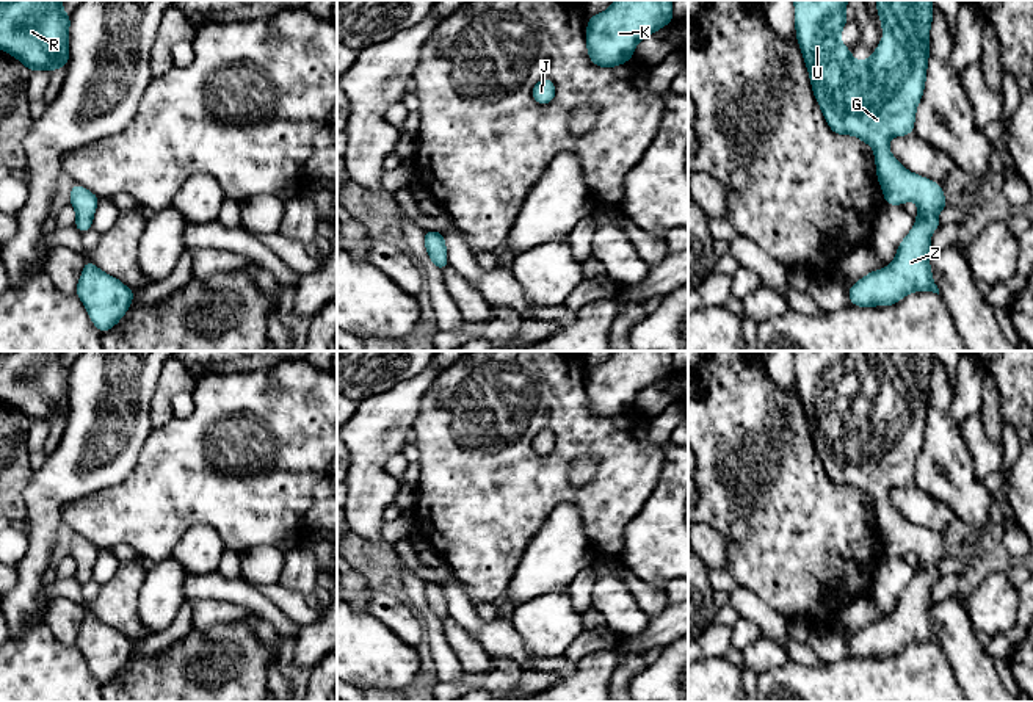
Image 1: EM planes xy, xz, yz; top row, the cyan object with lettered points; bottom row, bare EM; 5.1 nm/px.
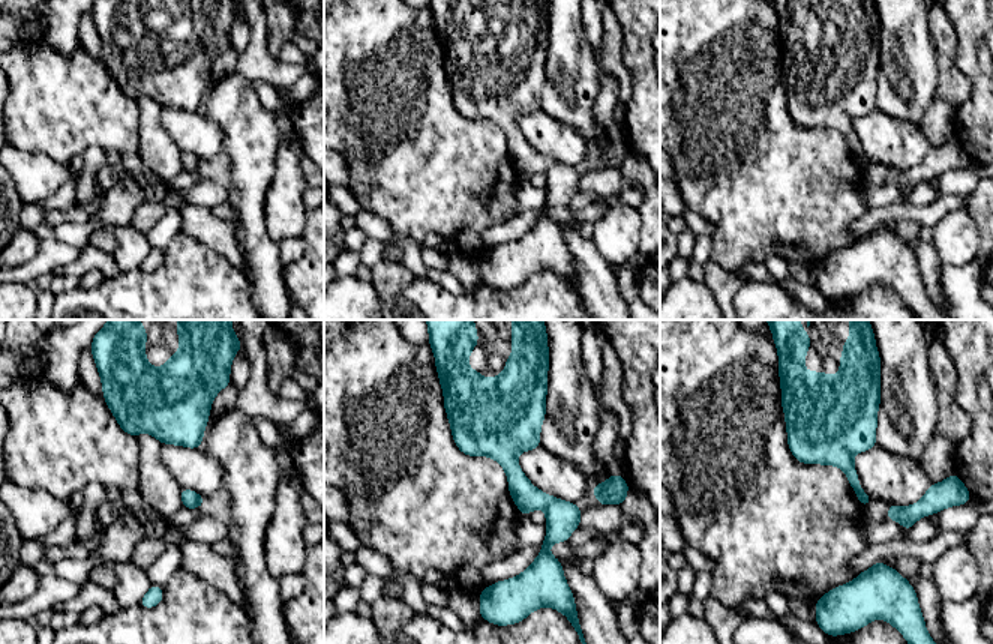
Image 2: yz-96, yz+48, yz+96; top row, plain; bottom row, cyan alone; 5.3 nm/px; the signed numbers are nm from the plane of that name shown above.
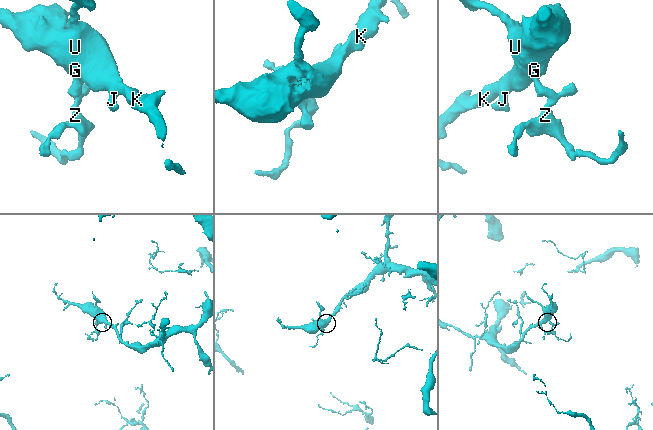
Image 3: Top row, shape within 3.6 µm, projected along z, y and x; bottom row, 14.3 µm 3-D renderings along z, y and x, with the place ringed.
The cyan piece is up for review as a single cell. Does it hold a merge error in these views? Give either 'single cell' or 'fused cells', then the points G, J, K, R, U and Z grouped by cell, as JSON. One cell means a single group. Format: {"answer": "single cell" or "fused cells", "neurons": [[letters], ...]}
{"answer": "single cell", "neurons": [["G", "J", "K", "R", "U", "Z"]]}

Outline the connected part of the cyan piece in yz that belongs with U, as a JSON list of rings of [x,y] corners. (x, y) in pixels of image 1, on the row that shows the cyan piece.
[[[793,0],[796,41],[826,124],[834,133],[857,136],[875,150],[884,202],[901,205],[914,201],[919,205],[915,224],[898,244],[893,262],[868,273],[848,290],[853,306],[886,307],[912,291],[925,290],[939,295],[930,268],[933,252],[930,237],[941,226],[937,213],[948,207],[944,191],[937,182],[904,169],[889,150],[892,136],[914,133],[915,110],[926,80],[933,0],[876,0],[884,38],[875,53],[864,61],[854,60],[851,50],[840,42],[848,20],[846,3],[848,0]]]

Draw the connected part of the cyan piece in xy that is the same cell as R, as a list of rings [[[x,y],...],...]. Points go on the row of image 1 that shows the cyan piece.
[[[0,0],[0,50],[16,56],[33,71],[55,71],[69,63],[71,16],[63,11],[63,0]]]

